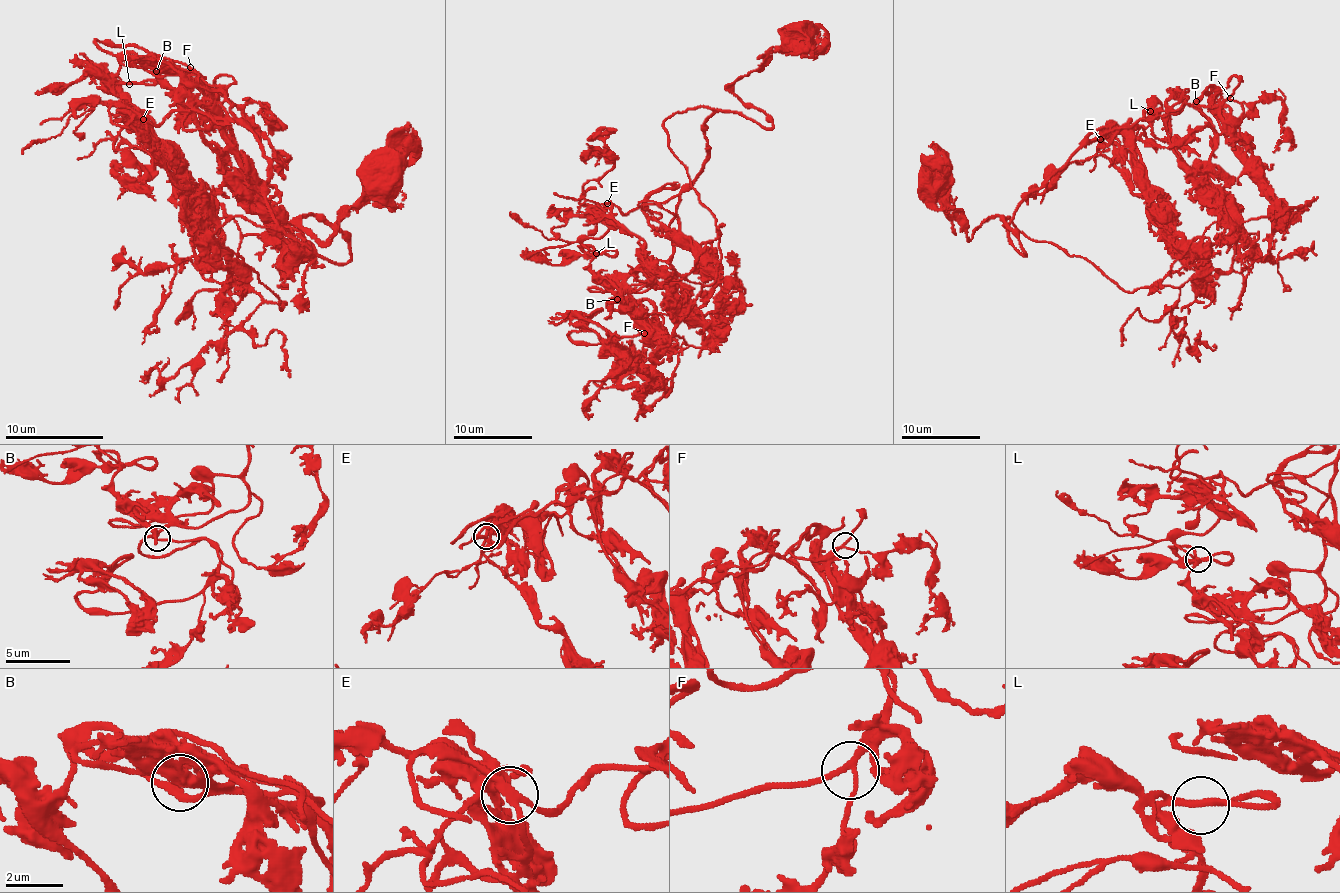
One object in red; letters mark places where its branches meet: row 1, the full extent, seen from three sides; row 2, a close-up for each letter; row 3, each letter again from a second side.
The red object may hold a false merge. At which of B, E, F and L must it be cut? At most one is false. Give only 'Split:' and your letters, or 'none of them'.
Split: none of them

